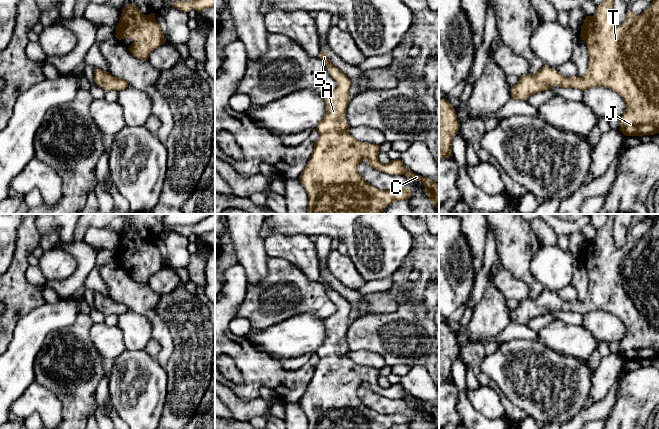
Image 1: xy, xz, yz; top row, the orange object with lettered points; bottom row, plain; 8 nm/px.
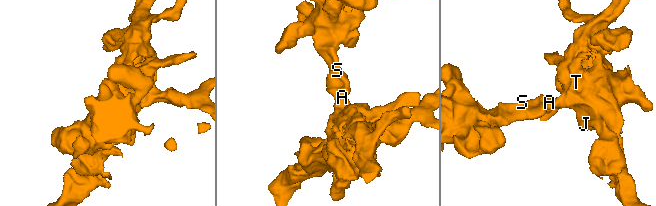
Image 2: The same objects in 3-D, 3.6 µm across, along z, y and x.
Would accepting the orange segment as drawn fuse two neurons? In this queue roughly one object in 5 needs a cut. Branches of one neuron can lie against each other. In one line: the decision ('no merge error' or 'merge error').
no merge error

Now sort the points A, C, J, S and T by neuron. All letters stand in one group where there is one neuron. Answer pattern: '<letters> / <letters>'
A C J S T

